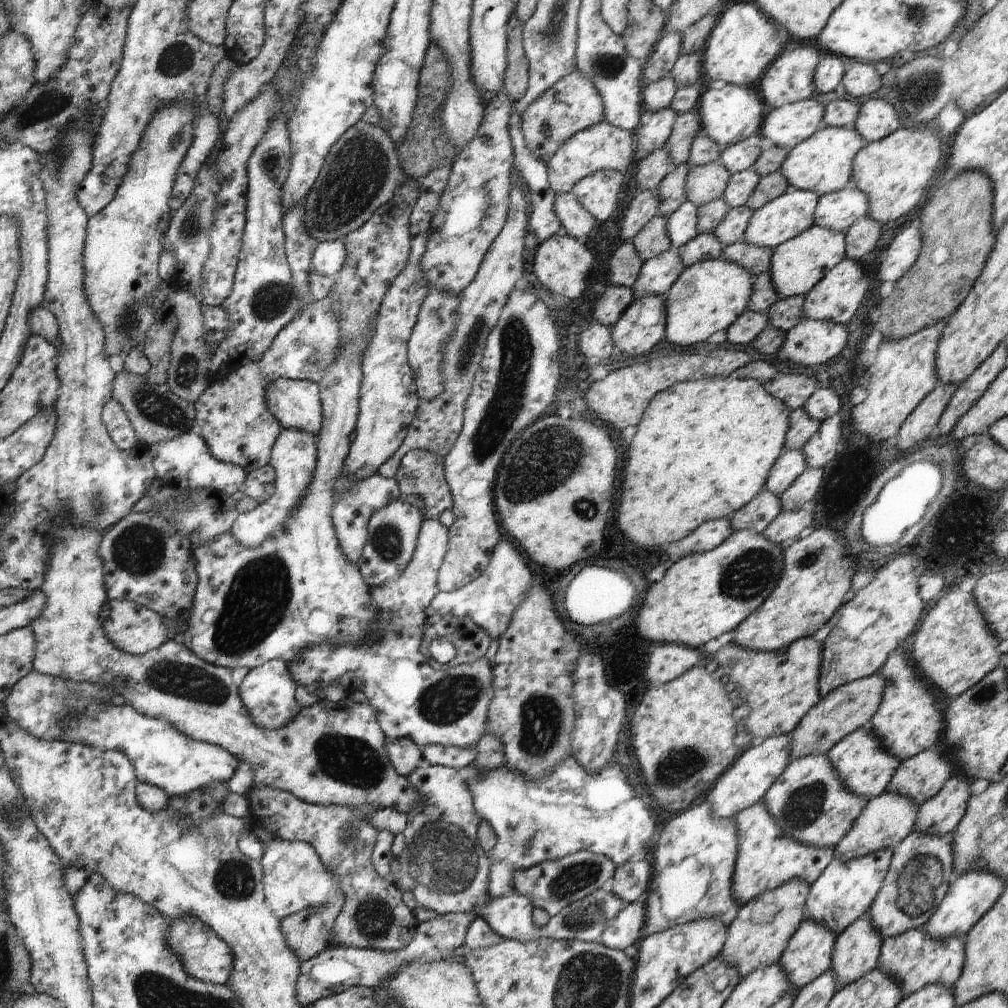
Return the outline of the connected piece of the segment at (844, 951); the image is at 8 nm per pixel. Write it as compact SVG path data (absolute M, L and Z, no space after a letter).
M867 915L860 917L836 936L829 970L835 976L838 988L856 982L877 968L882 943L883 940L877 935Z

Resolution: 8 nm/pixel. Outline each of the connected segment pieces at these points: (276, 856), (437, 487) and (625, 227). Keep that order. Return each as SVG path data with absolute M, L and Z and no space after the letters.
M270 839L263 845L264 852L259 860L263 868L263 893L279 919L308 907L327 906L343 897L340 877L327 870L311 844L306 841Z
M410 450L401 460L394 480L402 494L416 494L424 501L424 514L432 516L452 508L453 498L445 479L444 463L434 453Z
M656 190L636 193L626 208L625 217L622 218L620 236L626 241L632 240L639 230L657 215L658 203Z

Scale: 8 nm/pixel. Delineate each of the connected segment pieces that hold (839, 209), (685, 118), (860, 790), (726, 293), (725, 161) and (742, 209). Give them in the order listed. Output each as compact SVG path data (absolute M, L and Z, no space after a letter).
M853 185L821 195L813 212L814 225L845 233L859 218L868 216L868 196Z
M697 110L682 113L675 118L670 136L663 146L669 154L672 168L688 164L692 141L701 131L701 118Z
M870 723L837 742L826 756L834 767L835 772L838 773L842 784L852 794L868 800L876 798L885 792L890 779L894 776L899 764L902 762L902 760L899 761L895 756L892 756L881 745L881 741L873 733Z
M724 258L707 259L685 267L665 296L664 340L676 346L704 342L714 332L726 330L744 311L751 295L751 274Z
M756 133L742 139L738 144L727 146L721 153L718 163L731 173L739 173L749 169L762 154L761 136Z
M746 205L730 208L722 222L713 230L712 234L724 245L728 246L734 243L744 241L744 231L747 222L754 214Z

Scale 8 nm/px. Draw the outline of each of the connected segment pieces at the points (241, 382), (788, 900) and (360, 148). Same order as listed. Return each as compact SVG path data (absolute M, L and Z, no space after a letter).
M328 293L323 299L307 304L279 330L260 360L231 370L200 395L194 405L194 422L210 454L222 462L244 468L247 473L268 465L272 445L283 426L266 408L267 384L280 377L319 383L325 369L337 359L340 348L339 316L335 313L335 300Z
M792 879L740 906L736 918L727 928L727 940L719 952L719 958L737 969L740 979L762 967L775 965L800 923L805 920L804 909L809 890L810 884L802 879Z
M360 119L330 147L316 182L304 198L305 225L316 244L340 239L359 229L380 206L394 196L405 176L390 135L380 125L371 125Z

